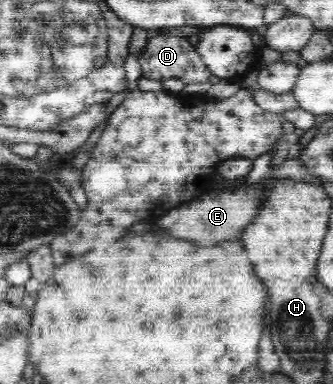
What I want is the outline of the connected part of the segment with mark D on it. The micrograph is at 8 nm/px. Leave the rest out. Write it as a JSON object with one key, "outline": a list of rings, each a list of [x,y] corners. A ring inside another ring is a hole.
{"outline":[[[156,32],[149,35],[146,46],[137,53],[138,62],[142,69],[142,76],[160,81],[165,78],[178,78],[184,84],[207,82],[212,71],[202,62],[195,46],[184,36]]]}

